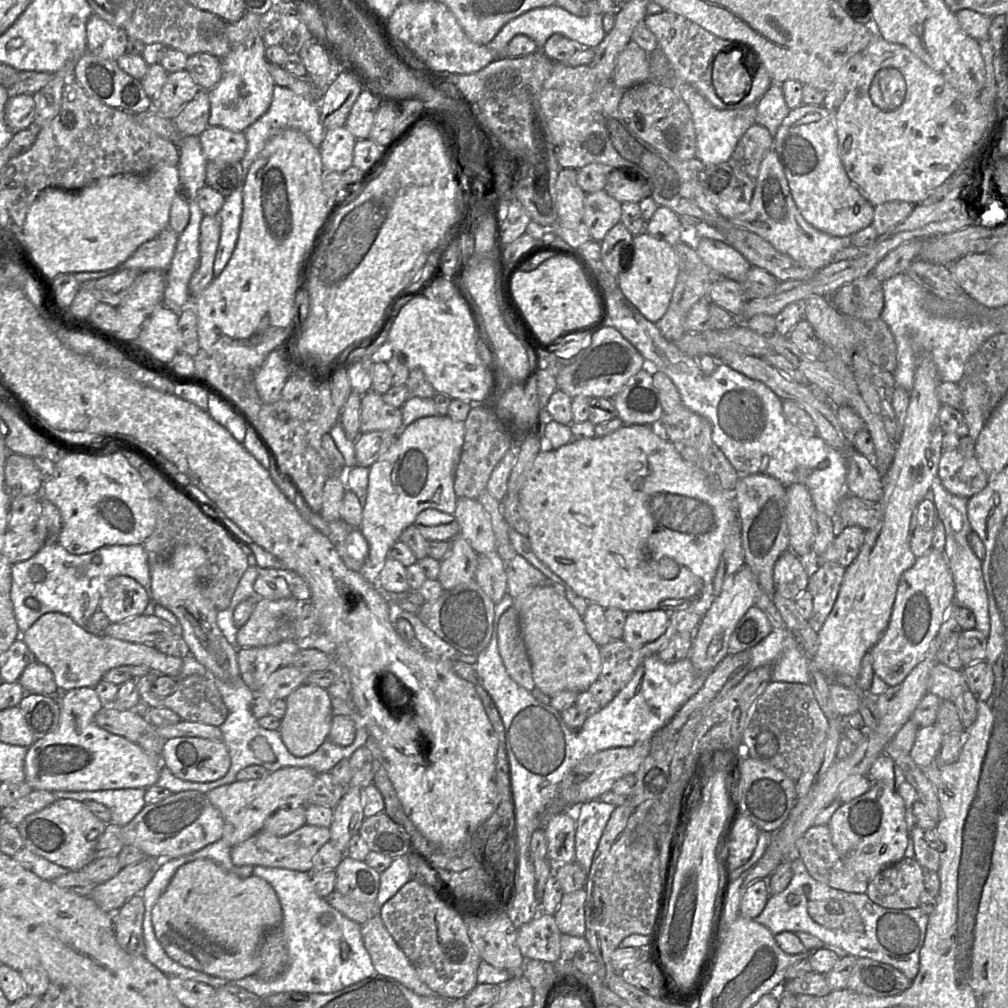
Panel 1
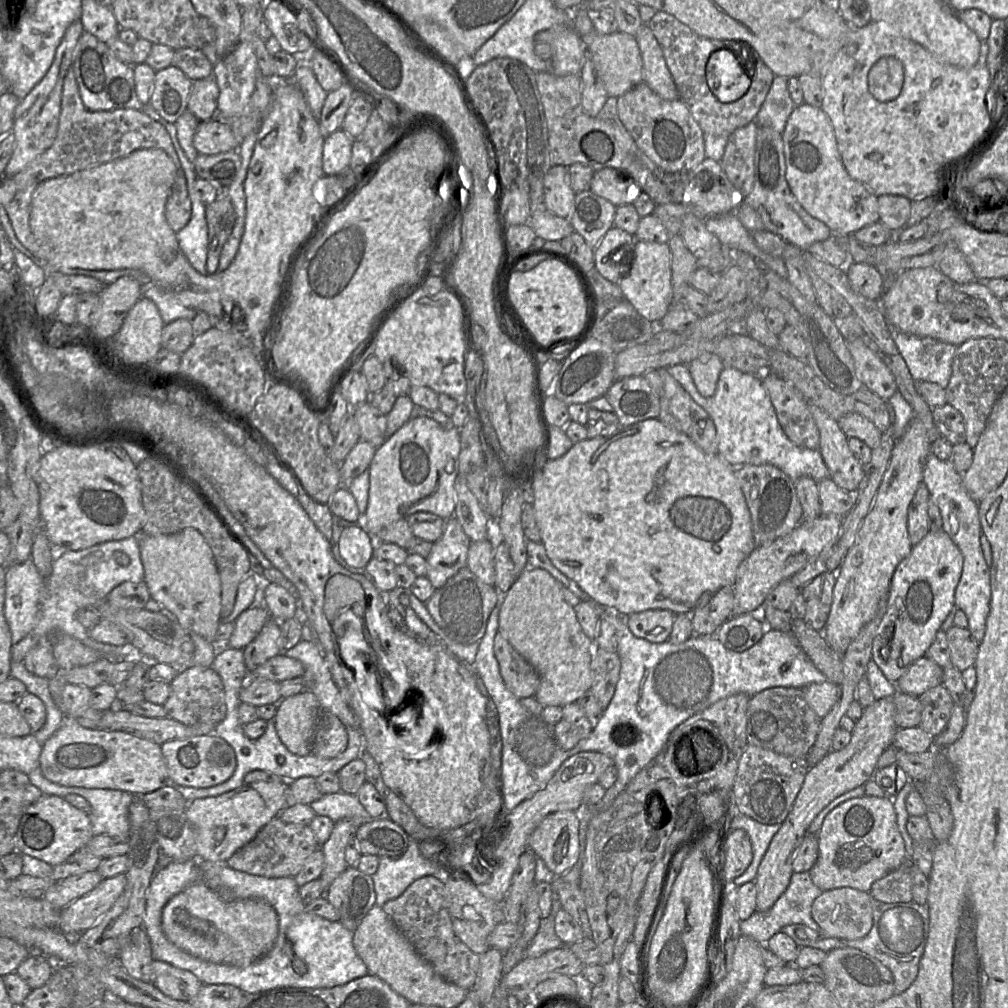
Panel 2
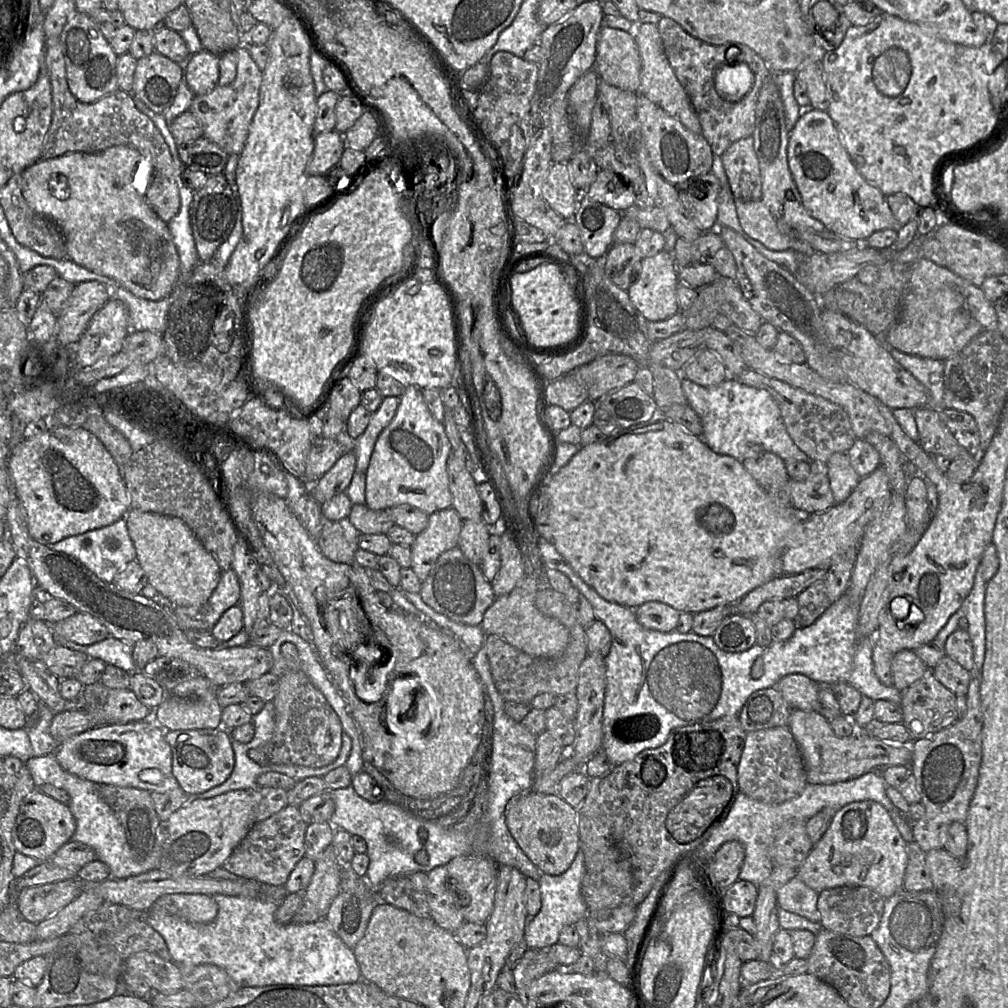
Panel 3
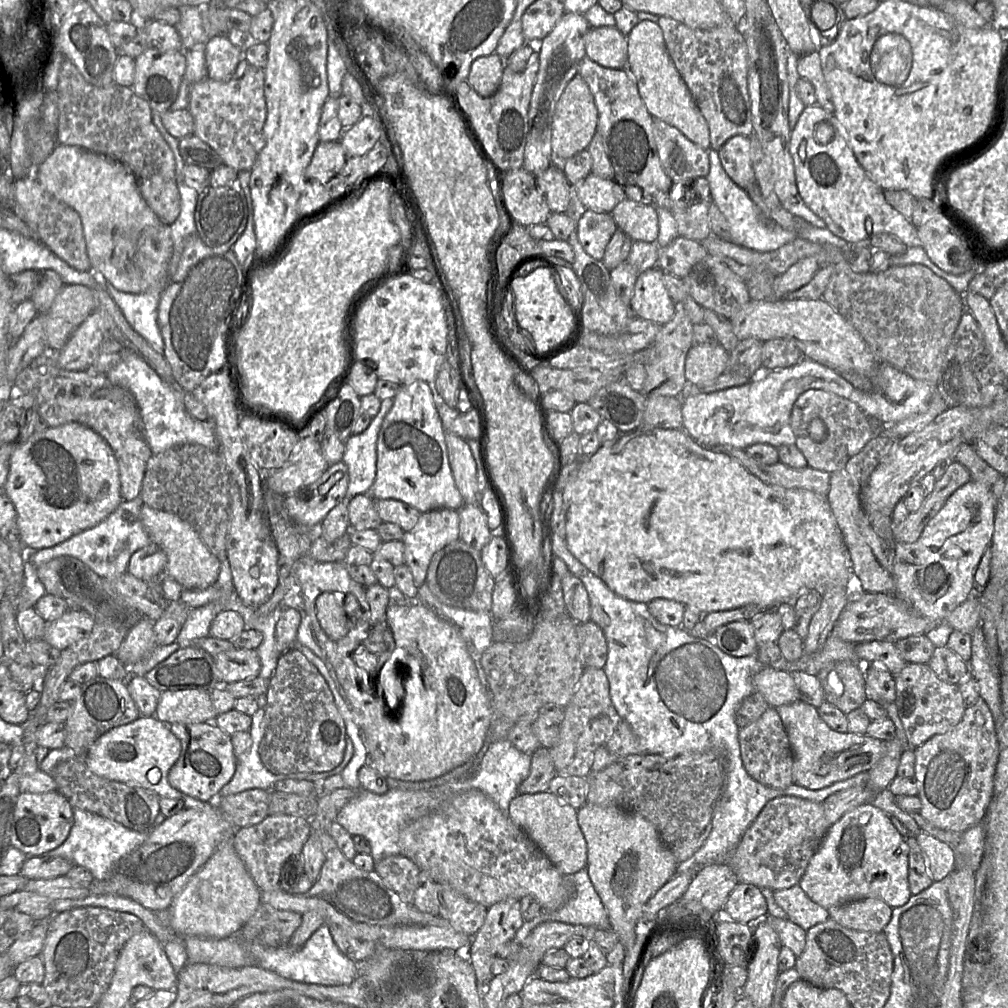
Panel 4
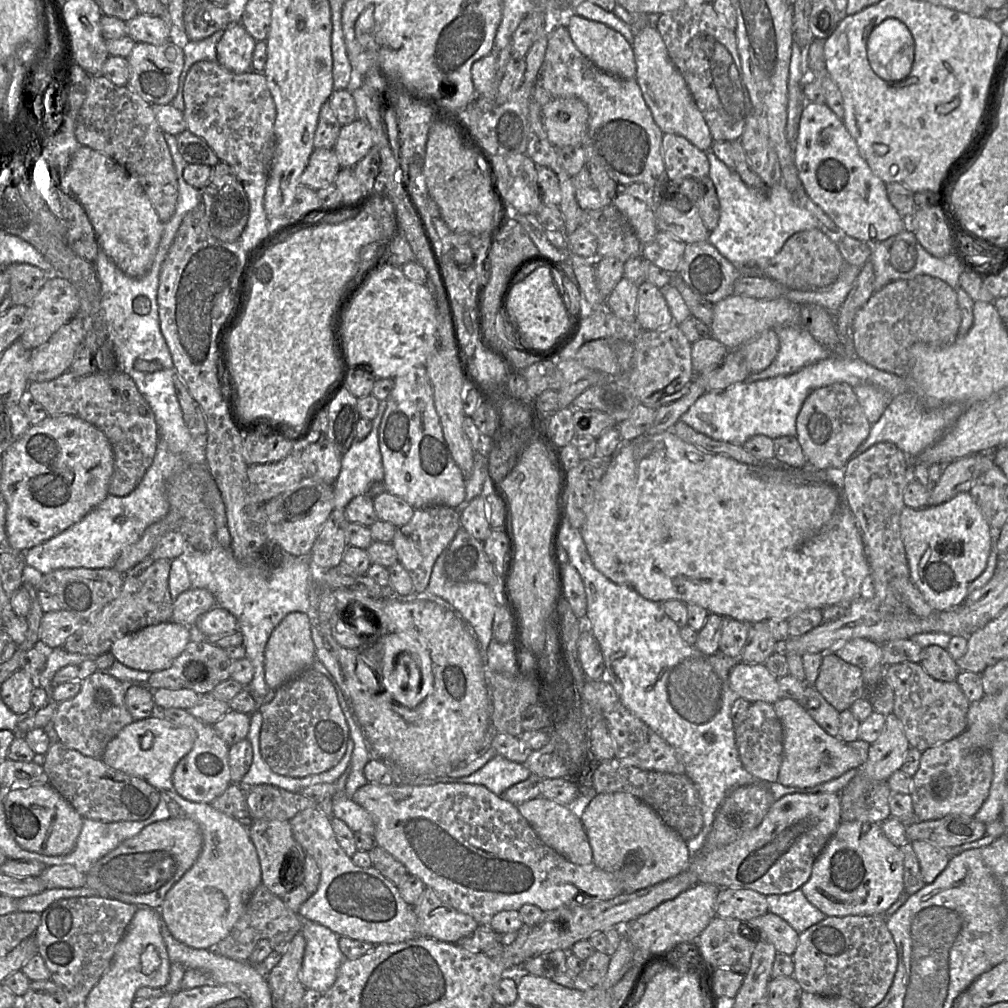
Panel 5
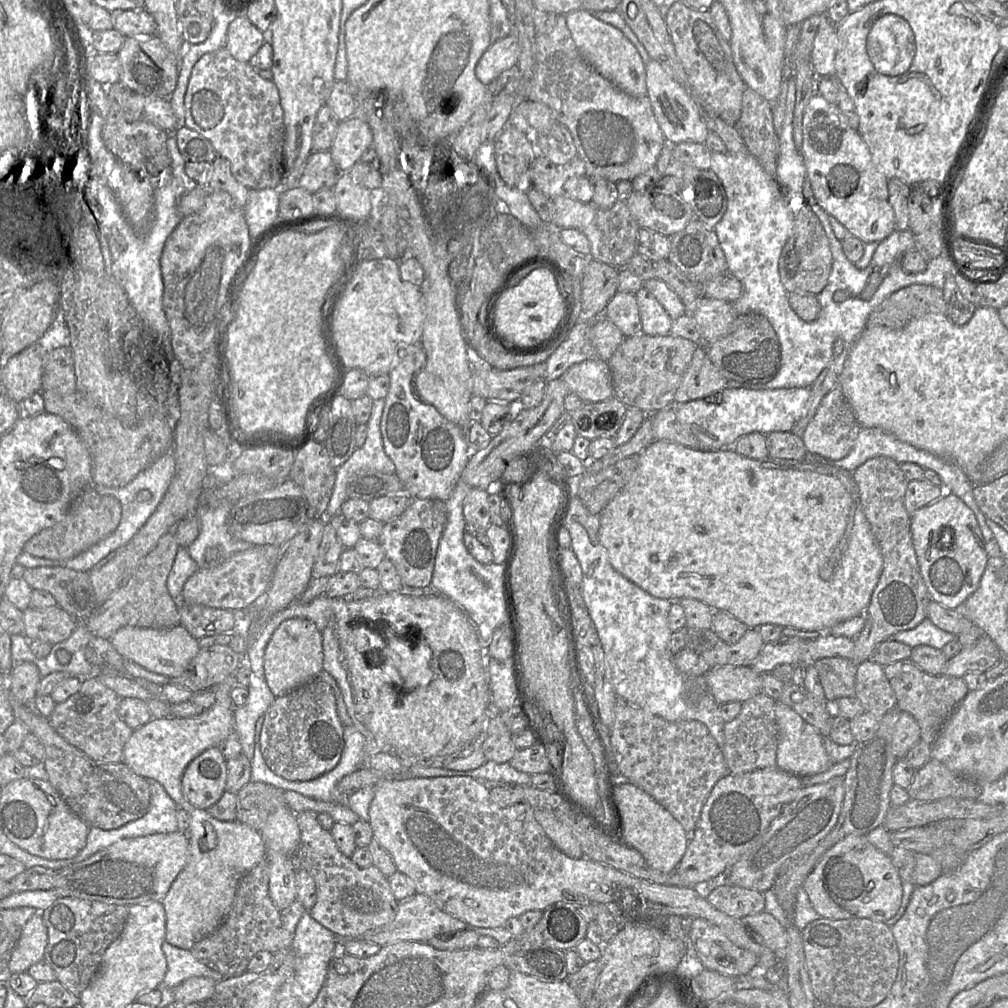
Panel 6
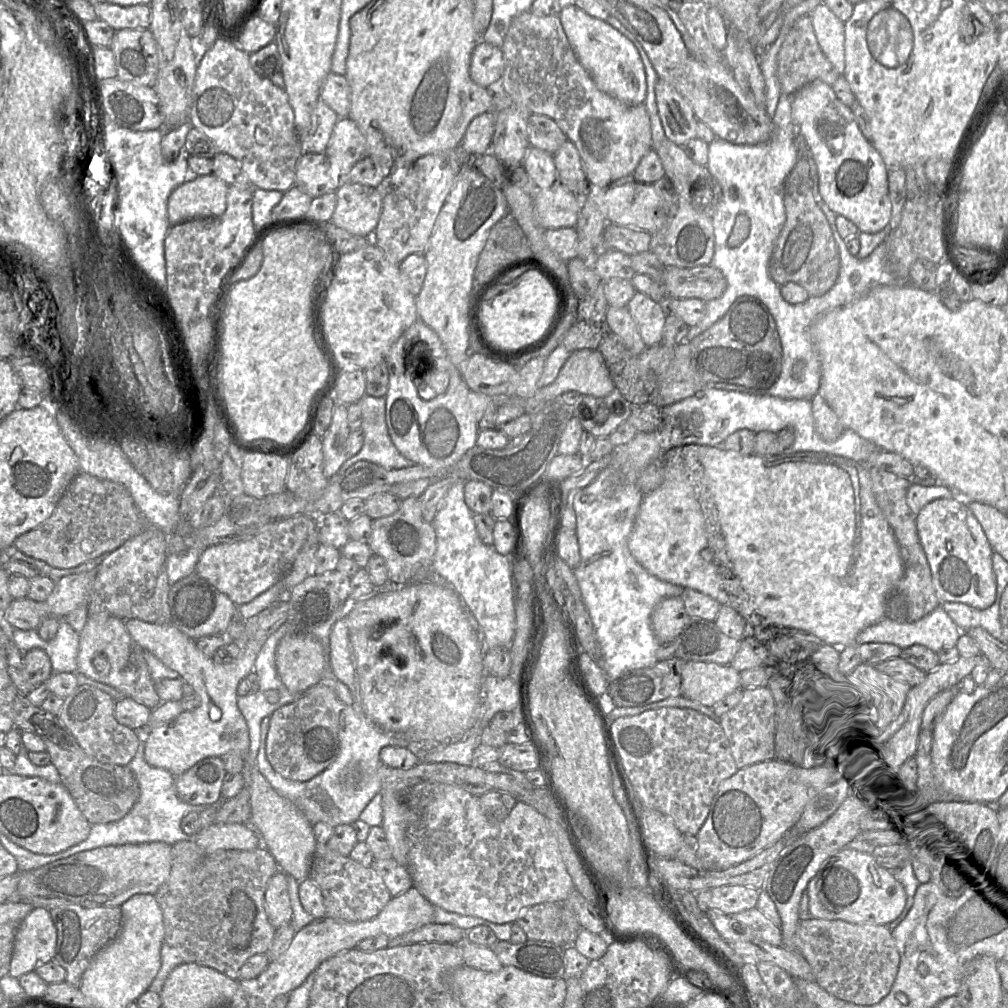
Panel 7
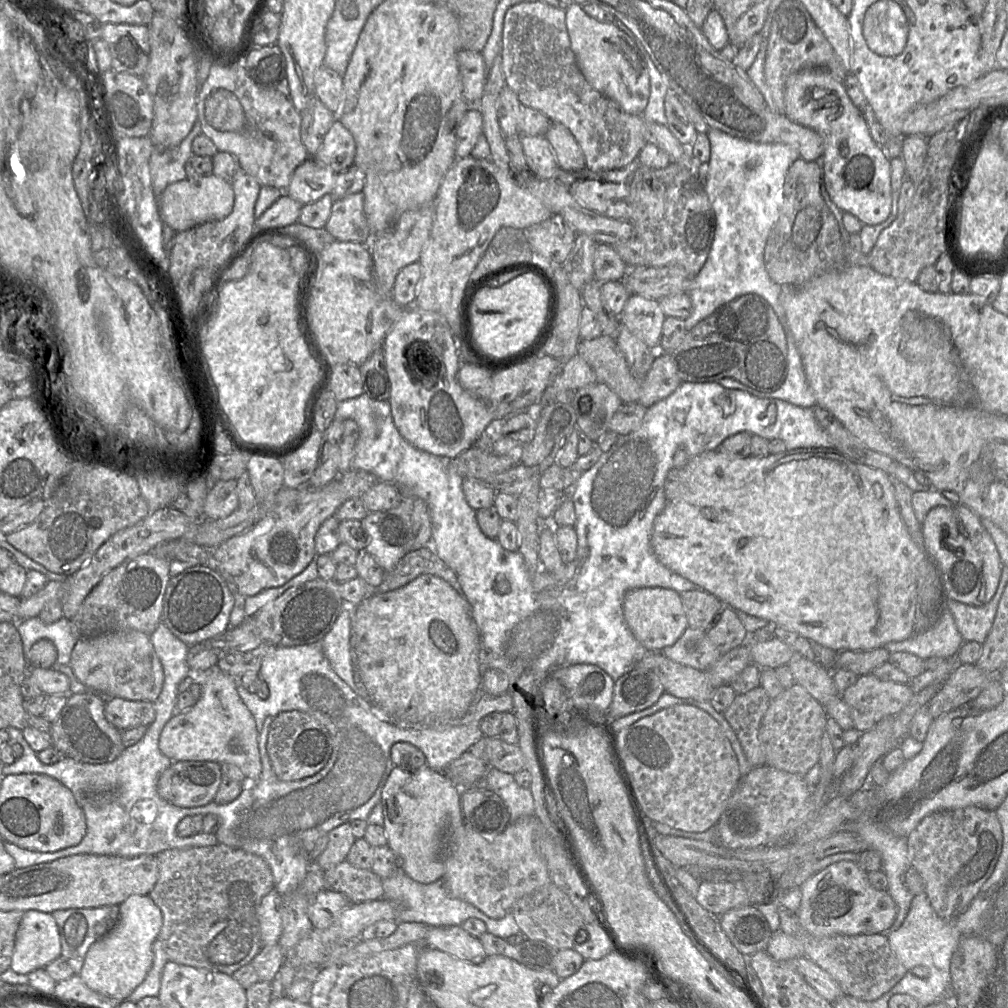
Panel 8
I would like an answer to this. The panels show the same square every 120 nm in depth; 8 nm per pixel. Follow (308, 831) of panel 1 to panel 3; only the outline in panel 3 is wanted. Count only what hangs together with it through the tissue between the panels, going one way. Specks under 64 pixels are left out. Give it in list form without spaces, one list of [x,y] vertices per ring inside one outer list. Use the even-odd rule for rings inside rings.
[[[288,805],[269,818],[256,822],[223,864],[223,868],[241,878],[283,887],[295,866],[305,856],[307,827],[298,807]]]

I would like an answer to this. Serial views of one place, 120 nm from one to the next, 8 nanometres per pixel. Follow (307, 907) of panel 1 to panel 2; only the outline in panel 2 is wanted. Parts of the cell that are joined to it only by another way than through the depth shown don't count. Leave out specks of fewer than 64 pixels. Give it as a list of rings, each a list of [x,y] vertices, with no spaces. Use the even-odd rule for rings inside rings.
[[[194,859],[194,860],[188,860],[188,861],[169,862],[165,867],[158,868],[158,870],[153,875],[153,877],[150,881],[149,887],[146,890],[146,906],[145,906],[144,919],[143,919],[143,928],[147,934],[147,937],[149,938],[149,941],[150,941],[152,960],[166,962],[166,963],[169,963],[169,964],[177,967],[177,968],[189,971],[192,974],[194,974],[203,985],[204,984],[205,985],[233,985],[233,986],[241,989],[243,992],[250,993],[250,994],[259,993],[259,992],[272,990],[272,989],[276,989],[276,988],[282,988],[282,987],[333,988],[336,986],[341,986],[341,985],[347,984],[350,981],[353,981],[355,979],[358,979],[358,978],[361,978],[361,977],[368,975],[368,969],[367,969],[366,965],[359,958],[359,956],[357,955],[357,953],[354,949],[354,946],[353,946],[354,932],[346,929],[339,921],[329,921],[329,920],[326,920],[320,916],[317,916],[315,914],[308,912],[306,910],[305,904],[302,902],[302,900],[300,898],[299,888],[300,887],[297,885],[294,877],[267,878],[267,877],[263,877],[263,876],[252,875],[252,874],[248,874],[248,873],[241,872],[241,871],[234,870],[234,869],[230,868],[227,865],[227,861],[226,862],[212,862],[212,861],[207,861],[207,860]],[[198,882],[204,882],[210,889],[218,892],[219,895],[223,899],[255,898],[255,899],[264,900],[267,903],[269,903],[275,909],[275,911],[278,915],[278,920],[279,920],[278,936],[277,936],[277,939],[276,939],[273,947],[269,950],[269,952],[248,966],[238,967],[238,966],[233,966],[233,965],[228,965],[228,964],[216,964],[216,963],[202,960],[200,958],[197,958],[197,957],[189,954],[186,951],[180,949],[179,947],[174,945],[172,942],[170,942],[162,930],[162,926],[161,926],[162,910],[172,897],[174,897],[175,895],[177,895],[178,893],[183,891],[189,885],[194,884],[194,883],[198,883]]]

